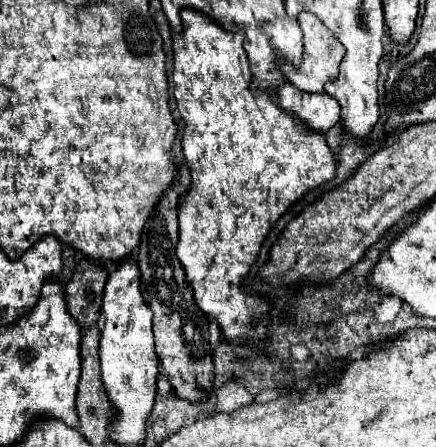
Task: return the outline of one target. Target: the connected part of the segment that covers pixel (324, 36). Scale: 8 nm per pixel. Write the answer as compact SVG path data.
M298 13L298 23L300 23L300 27L304 31L304 57L302 57L300 65L294 65L294 63L290 63L286 59L278 59L276 69L280 73L284 73L284 77L290 83L294 83L298 89L308 91L308 93L322 93L324 85L338 75L338 65L340 65L340 61L344 57L342 45L338 45L330 37L330 33L324 29L324 25L312 13Z

